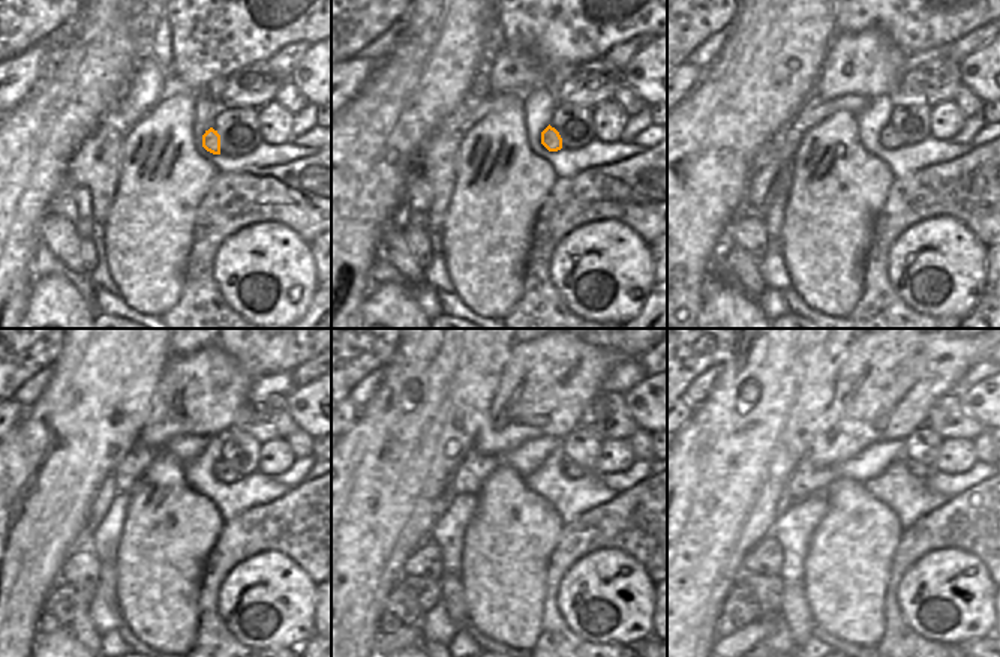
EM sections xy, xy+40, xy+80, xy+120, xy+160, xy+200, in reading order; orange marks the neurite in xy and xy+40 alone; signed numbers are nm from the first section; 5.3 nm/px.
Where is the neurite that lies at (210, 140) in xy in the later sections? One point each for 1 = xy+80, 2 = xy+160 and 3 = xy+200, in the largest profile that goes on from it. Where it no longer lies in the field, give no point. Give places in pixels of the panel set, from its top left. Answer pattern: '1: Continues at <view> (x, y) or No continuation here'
1: Continues at xy+80 (891, 137)
2: Continues at xy+160 (570, 468)
3: Continues at xy+200 (916, 468).

